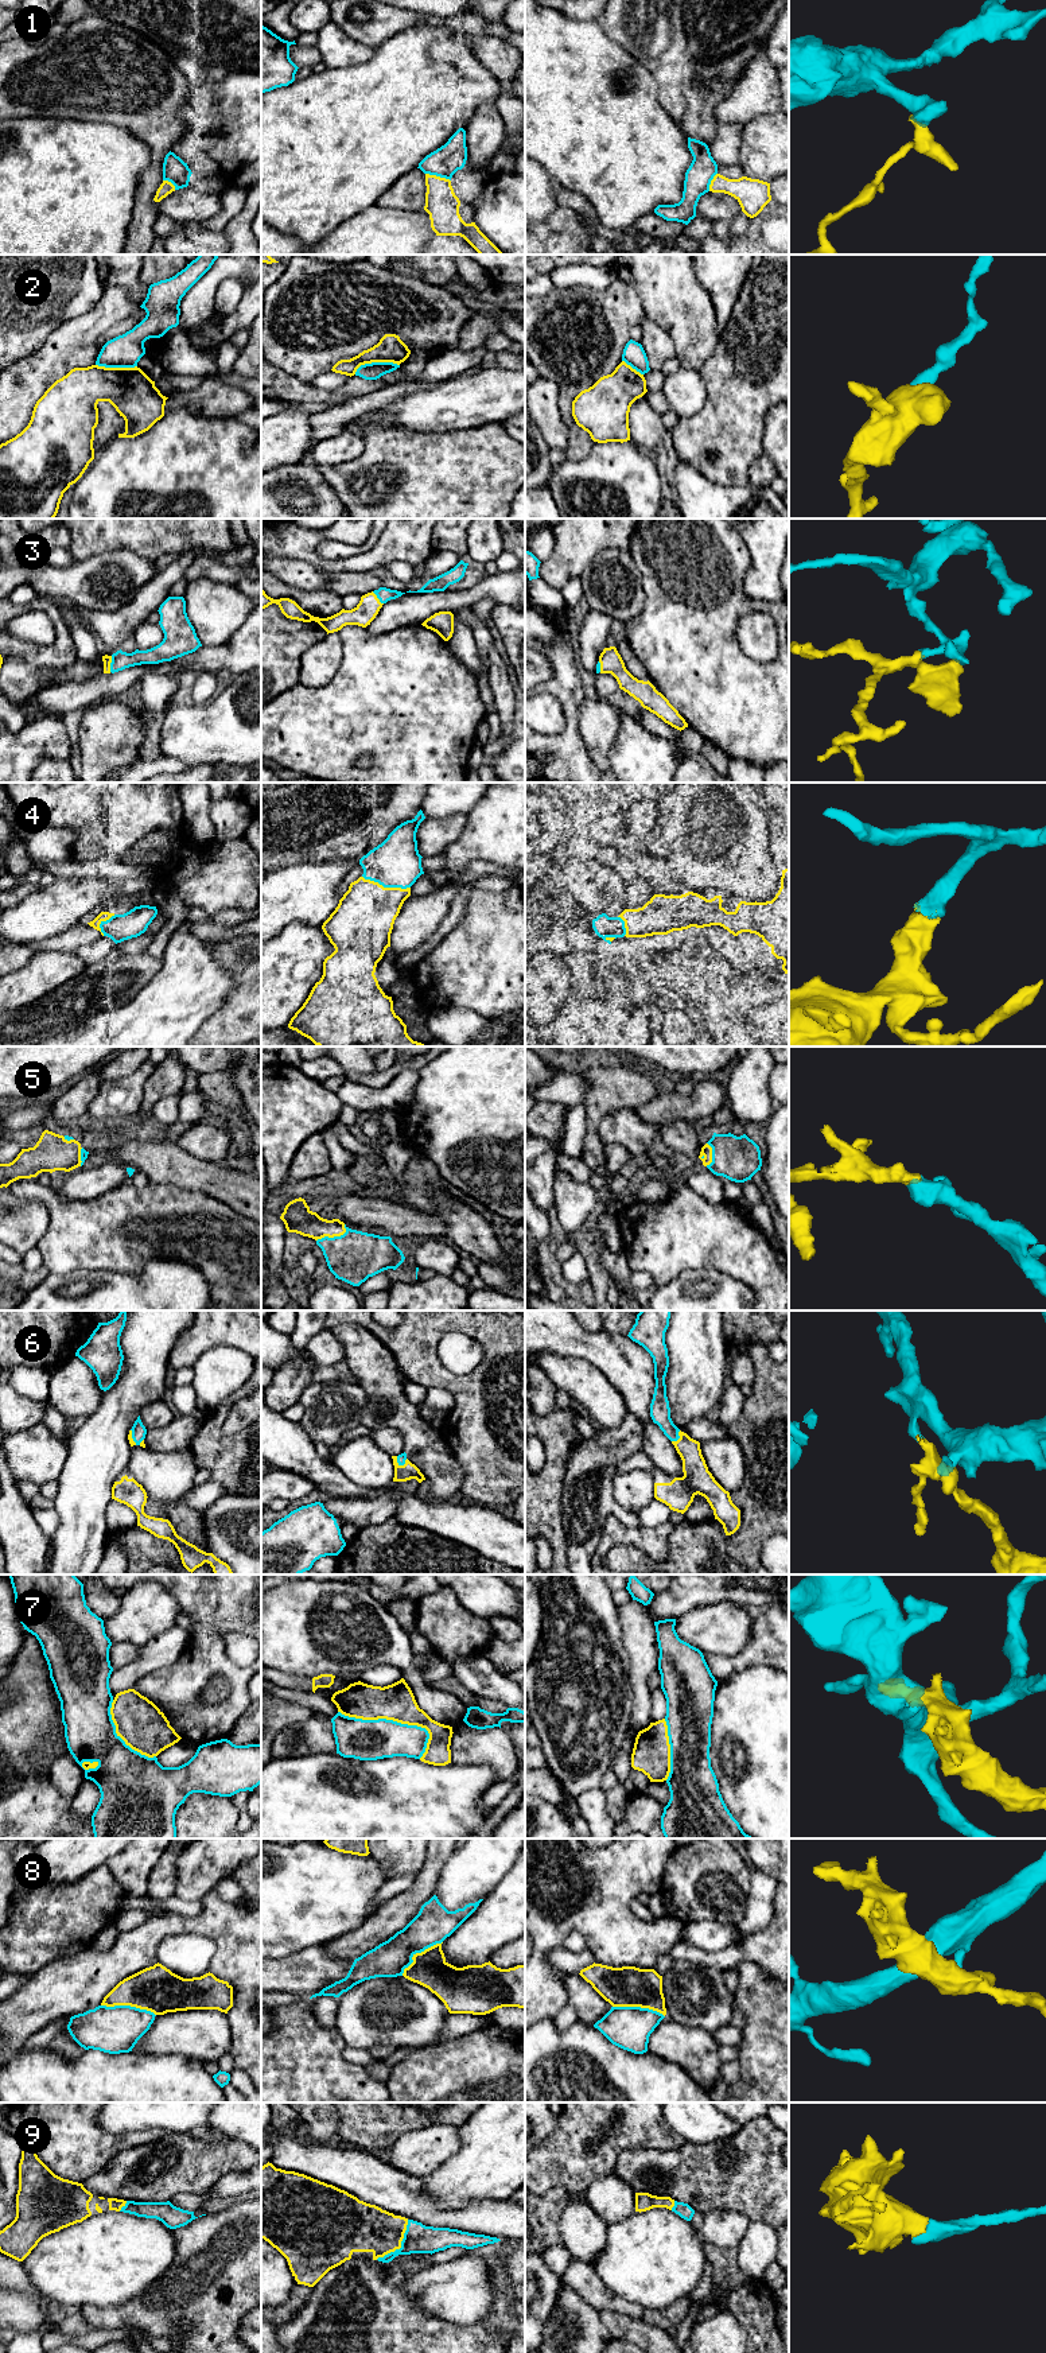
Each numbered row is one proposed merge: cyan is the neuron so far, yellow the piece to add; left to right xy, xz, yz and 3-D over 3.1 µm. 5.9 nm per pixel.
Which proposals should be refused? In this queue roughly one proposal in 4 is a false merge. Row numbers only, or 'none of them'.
1, 2, 7, 8

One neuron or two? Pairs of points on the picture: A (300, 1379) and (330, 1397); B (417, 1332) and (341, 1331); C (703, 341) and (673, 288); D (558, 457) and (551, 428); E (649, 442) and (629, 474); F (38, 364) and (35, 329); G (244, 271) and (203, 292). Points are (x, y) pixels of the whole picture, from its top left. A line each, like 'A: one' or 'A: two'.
A: two
B: two
C: one
D: two
E: two
F: two
G: one

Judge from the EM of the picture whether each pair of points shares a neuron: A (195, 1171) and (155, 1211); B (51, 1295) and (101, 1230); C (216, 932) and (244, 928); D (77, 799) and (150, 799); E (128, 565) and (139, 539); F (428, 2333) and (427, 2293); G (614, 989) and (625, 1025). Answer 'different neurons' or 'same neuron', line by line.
A: different neurons
B: different neurons
C: same neuron
D: same neuron
E: different neurons
F: different neurons
G: different neurons

